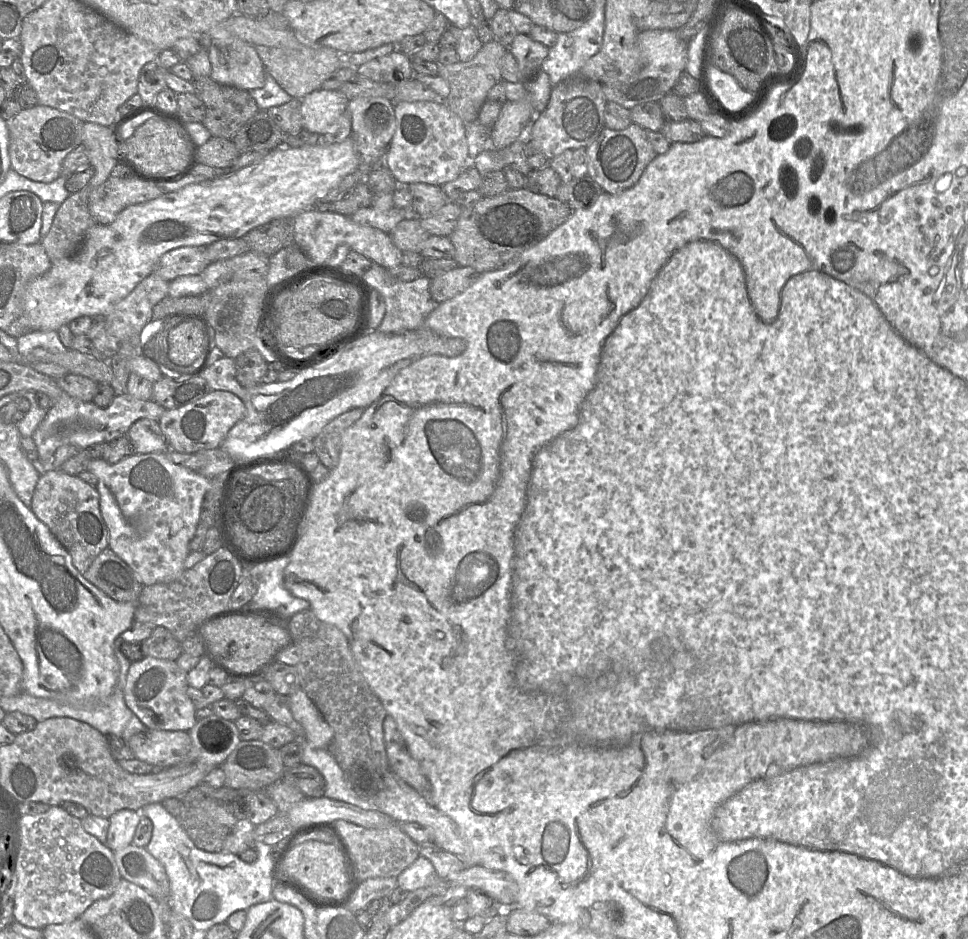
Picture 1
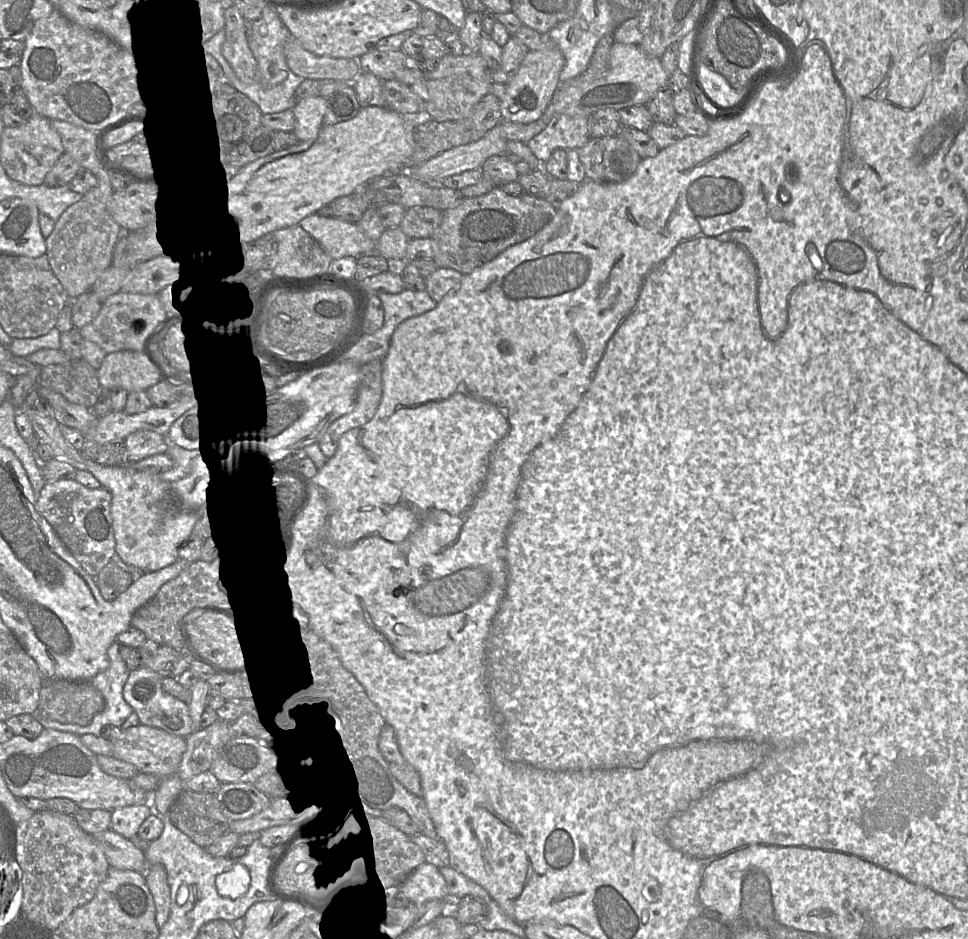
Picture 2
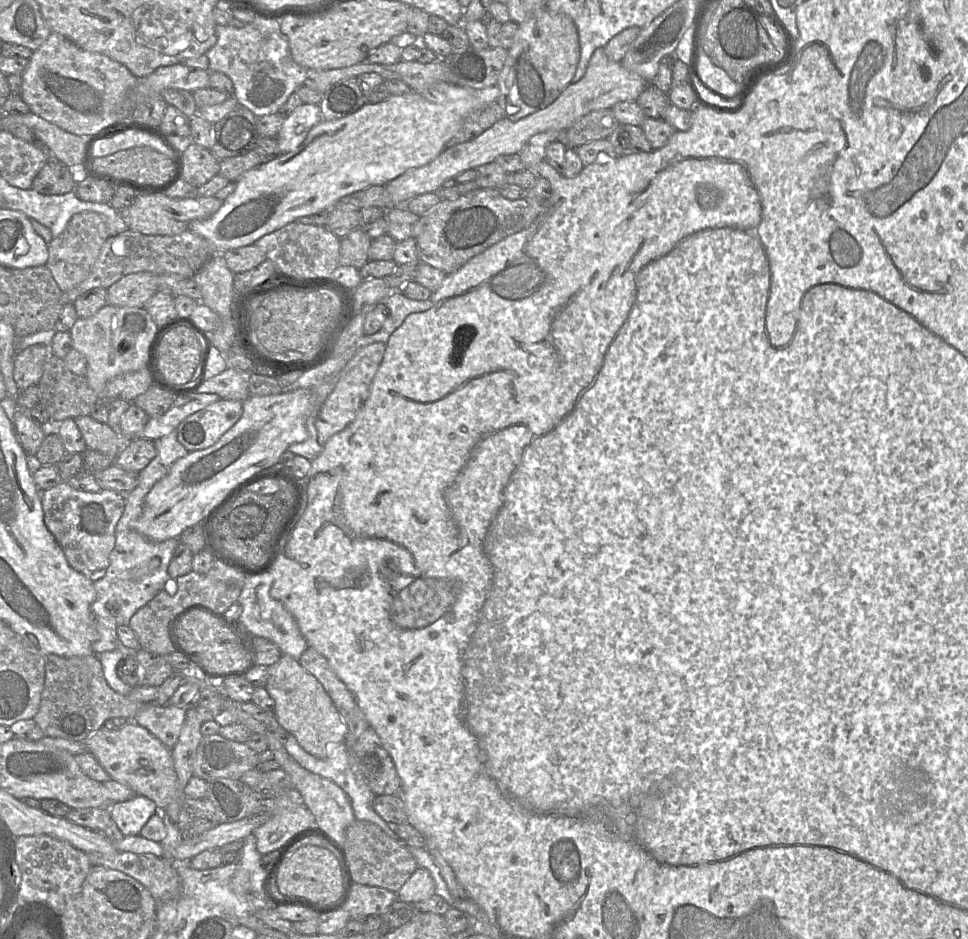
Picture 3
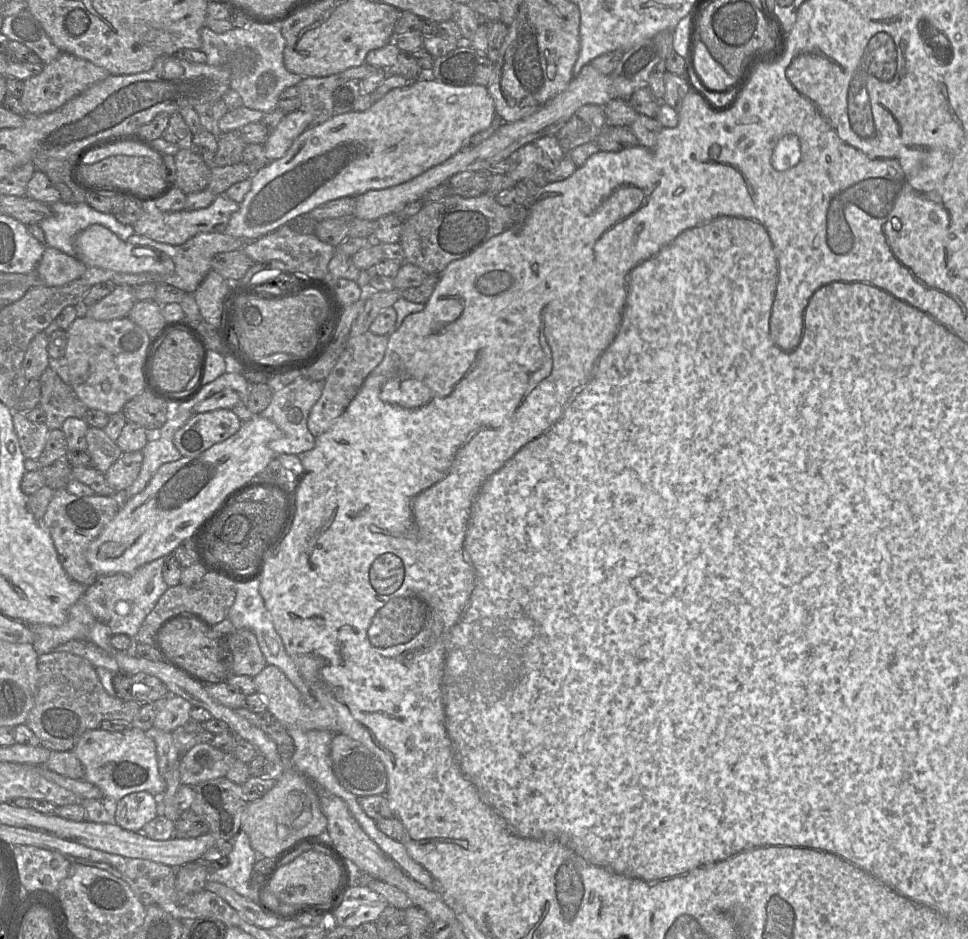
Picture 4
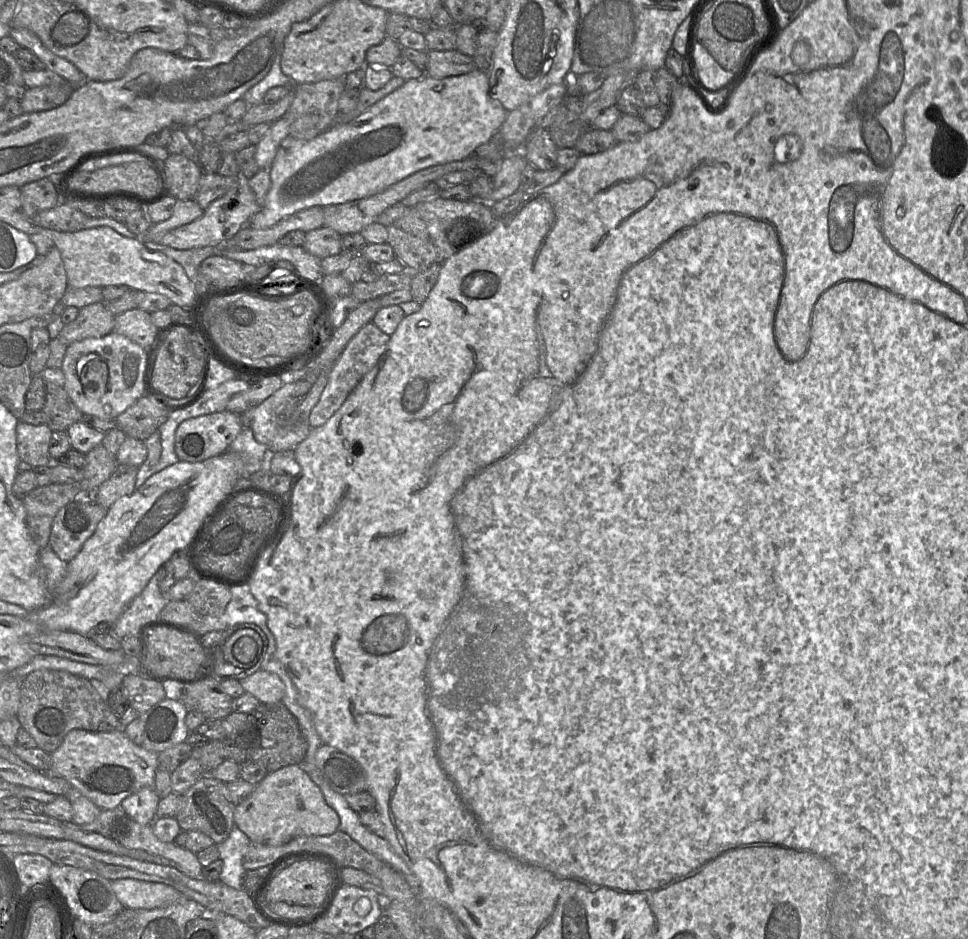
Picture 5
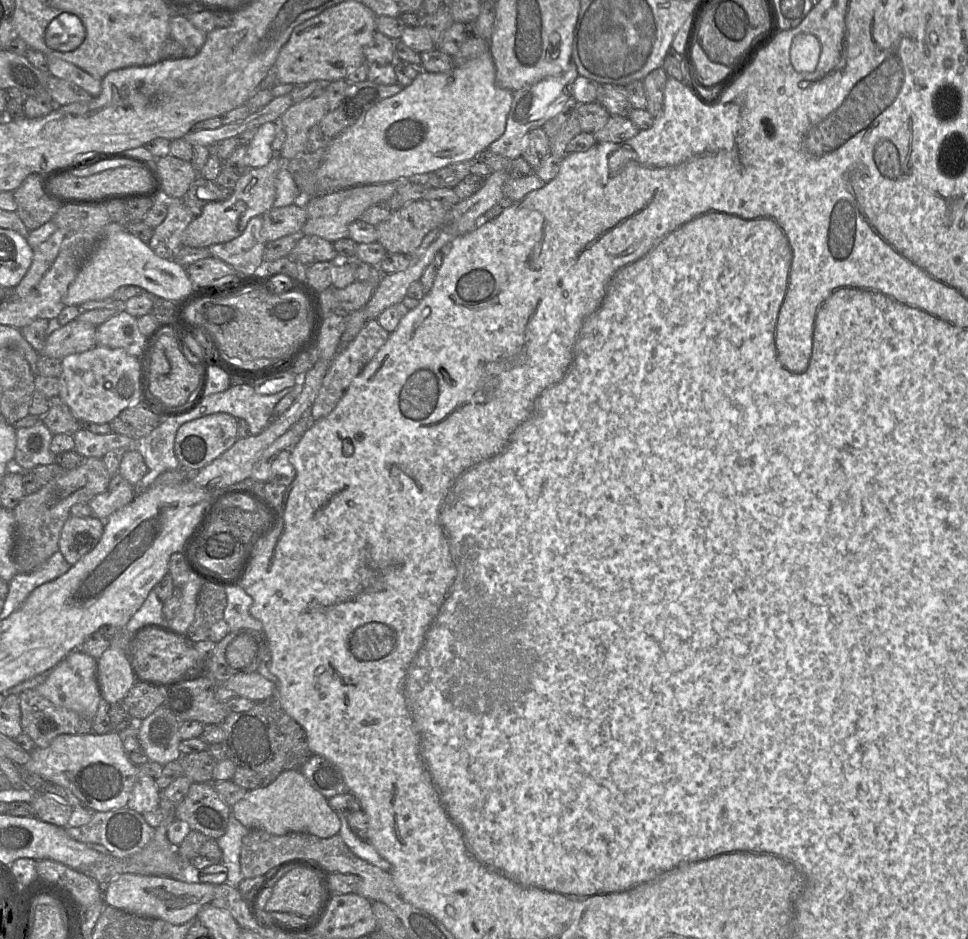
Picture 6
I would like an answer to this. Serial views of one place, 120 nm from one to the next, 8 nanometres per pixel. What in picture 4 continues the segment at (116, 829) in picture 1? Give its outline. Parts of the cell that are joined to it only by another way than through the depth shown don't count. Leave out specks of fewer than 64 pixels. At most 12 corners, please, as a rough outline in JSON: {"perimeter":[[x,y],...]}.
{"perimeter":[[133,792],[114,804],[114,821],[142,832],[159,815],[159,797]]}

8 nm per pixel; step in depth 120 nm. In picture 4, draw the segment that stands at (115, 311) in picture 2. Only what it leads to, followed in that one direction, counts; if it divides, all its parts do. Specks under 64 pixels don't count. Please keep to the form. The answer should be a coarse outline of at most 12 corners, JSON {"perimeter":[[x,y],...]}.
{"perimeter":[[81,314],[67,329],[70,385],[112,415],[144,391],[147,333]]}

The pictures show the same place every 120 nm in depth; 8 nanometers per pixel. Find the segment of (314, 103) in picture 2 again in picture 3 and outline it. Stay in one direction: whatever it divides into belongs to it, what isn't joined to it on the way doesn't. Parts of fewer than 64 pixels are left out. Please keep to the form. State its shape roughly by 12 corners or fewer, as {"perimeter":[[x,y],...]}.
{"perimeter":[[302,104],[275,137],[279,153],[297,149],[322,120],[319,104]]}

